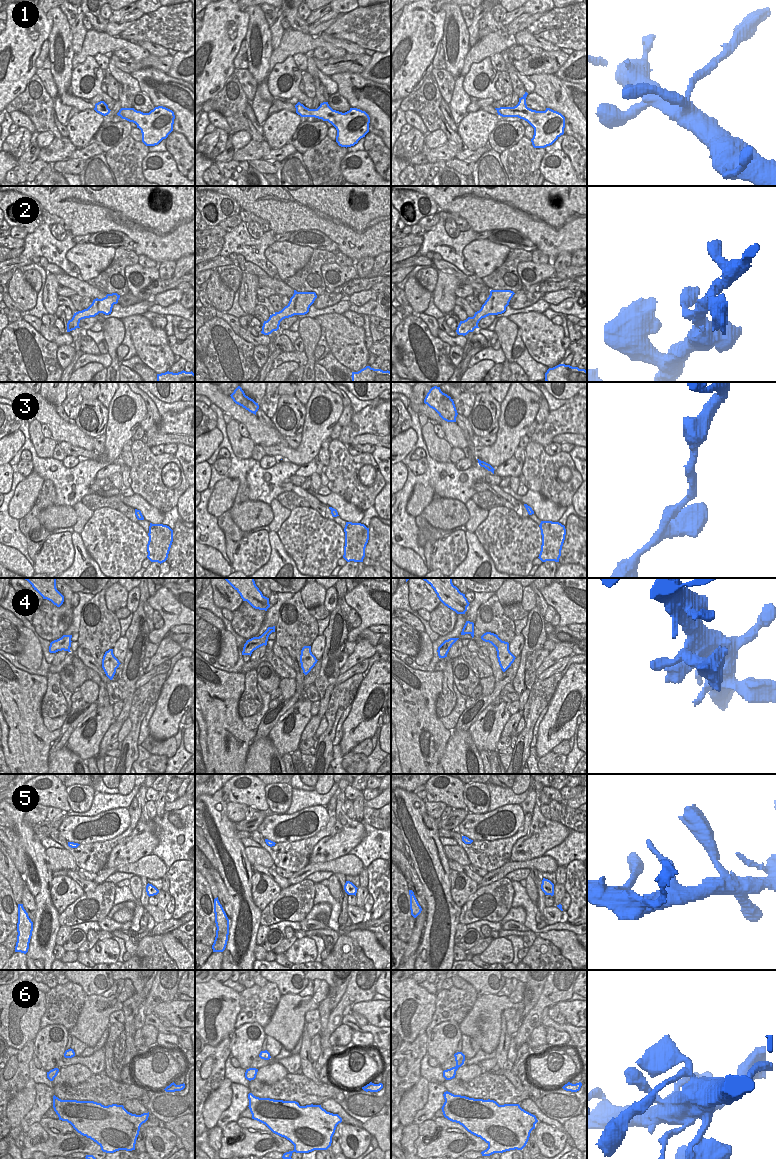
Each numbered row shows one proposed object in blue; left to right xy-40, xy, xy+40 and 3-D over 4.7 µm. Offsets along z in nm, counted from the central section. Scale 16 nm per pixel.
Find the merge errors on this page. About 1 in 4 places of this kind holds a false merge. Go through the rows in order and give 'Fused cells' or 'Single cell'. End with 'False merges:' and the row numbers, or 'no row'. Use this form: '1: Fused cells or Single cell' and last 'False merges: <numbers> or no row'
1: Single cell
2: Single cell
3: Single cell
4: Single cell
5: Single cell
6: Single cell
False merges: no row

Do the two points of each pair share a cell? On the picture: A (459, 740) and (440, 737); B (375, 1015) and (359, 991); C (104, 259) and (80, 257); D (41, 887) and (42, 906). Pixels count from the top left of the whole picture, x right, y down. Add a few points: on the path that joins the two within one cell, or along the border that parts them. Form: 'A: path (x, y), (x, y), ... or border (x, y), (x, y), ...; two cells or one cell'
A: border (454, 730), (439, 760); two cells
B: border (371, 999), (356, 1002), (352, 1006); two cells
C: path (98, 259), (86, 257); one cell
D: path (41, 892), (42, 901); one cell

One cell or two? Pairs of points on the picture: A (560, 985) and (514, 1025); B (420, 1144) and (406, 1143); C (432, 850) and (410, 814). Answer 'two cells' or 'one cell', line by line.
A: two cells
B: two cells
C: one cell

